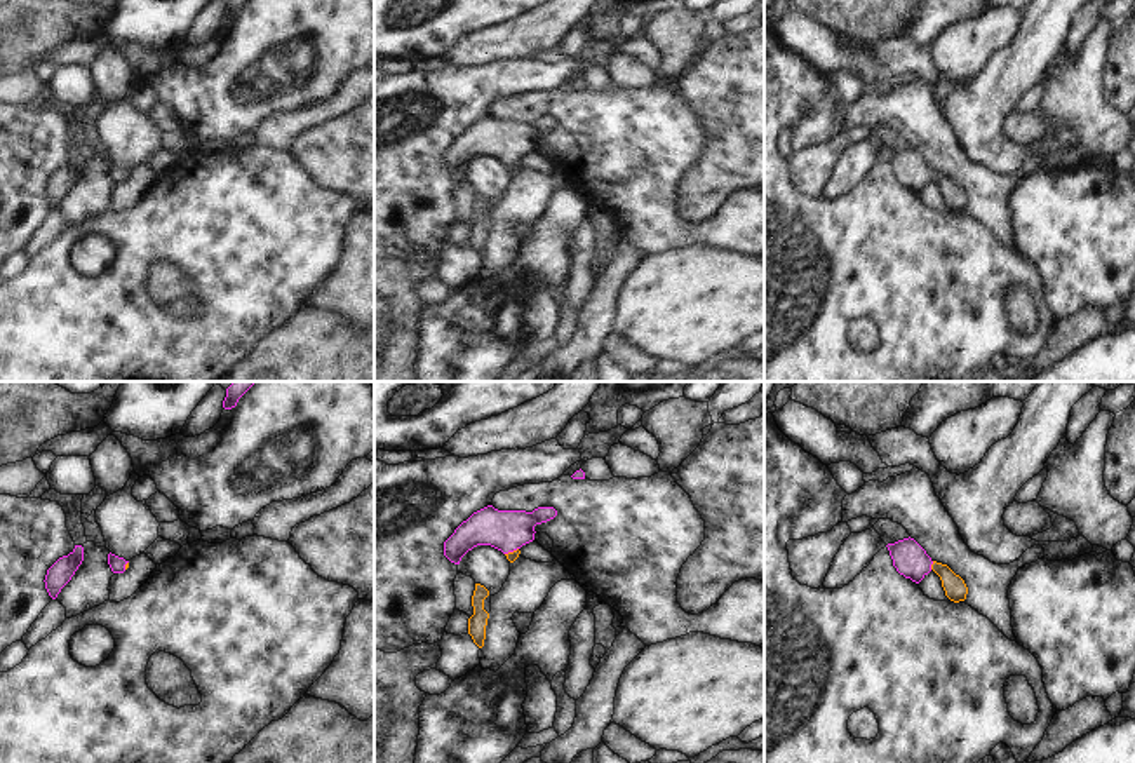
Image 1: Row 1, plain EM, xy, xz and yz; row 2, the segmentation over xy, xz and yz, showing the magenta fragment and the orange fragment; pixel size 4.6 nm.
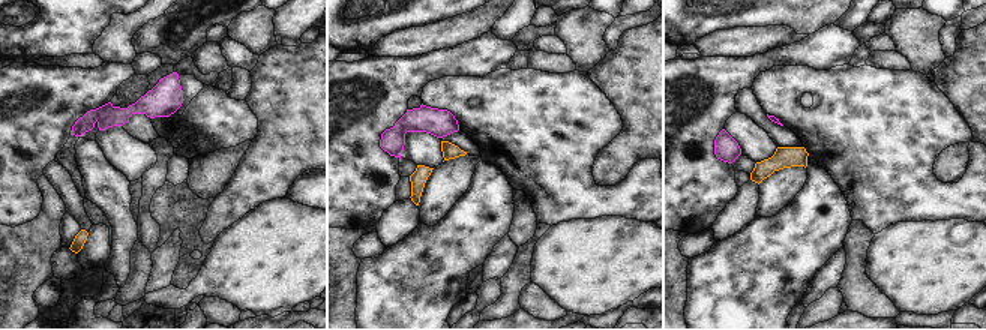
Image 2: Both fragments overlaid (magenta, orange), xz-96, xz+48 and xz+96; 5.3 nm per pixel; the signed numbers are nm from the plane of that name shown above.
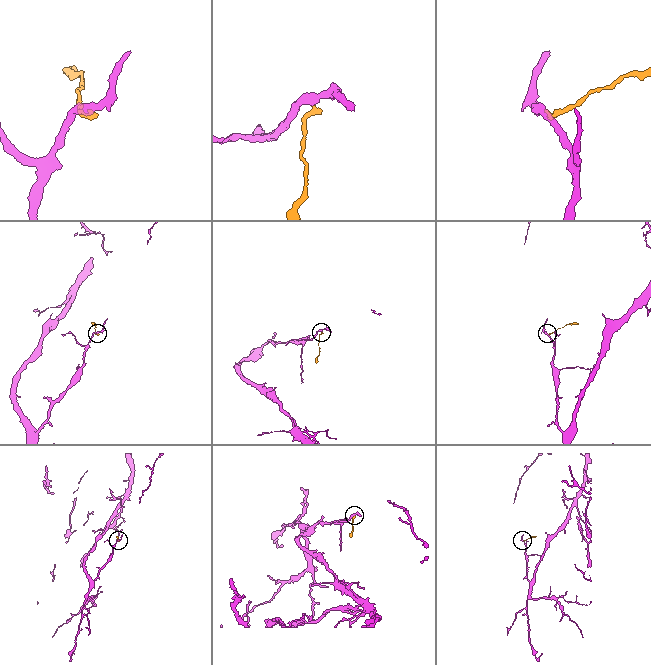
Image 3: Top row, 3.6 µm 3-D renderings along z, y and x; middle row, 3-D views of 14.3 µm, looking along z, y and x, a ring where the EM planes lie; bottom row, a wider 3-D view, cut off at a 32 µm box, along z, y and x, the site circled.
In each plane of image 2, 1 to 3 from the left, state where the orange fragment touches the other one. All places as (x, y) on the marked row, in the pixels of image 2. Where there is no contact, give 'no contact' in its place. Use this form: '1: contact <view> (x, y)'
1: no contact
2: no contact
3: no contact

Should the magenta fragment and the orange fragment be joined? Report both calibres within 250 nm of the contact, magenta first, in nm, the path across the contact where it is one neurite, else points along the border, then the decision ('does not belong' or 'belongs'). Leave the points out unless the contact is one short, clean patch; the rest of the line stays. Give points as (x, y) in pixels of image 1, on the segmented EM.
calibres 160 and 100 nm; way yz (909, 558), (914, 563), (932, 563), (953, 584); belongs

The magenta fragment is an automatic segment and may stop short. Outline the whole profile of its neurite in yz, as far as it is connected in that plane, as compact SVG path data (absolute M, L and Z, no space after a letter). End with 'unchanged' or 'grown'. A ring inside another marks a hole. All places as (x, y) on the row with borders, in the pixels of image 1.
M903 538L886 545L893 559L893 566L900 575L919 584L931 570L940 577L945 596L954 601L964 601L968 587L947 564L933 561L926 550L914 540Z | grown

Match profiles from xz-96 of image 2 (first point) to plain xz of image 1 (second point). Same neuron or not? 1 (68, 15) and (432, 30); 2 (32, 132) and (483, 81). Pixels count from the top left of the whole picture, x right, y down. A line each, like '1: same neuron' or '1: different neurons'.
1: same neuron
2: same neuron

